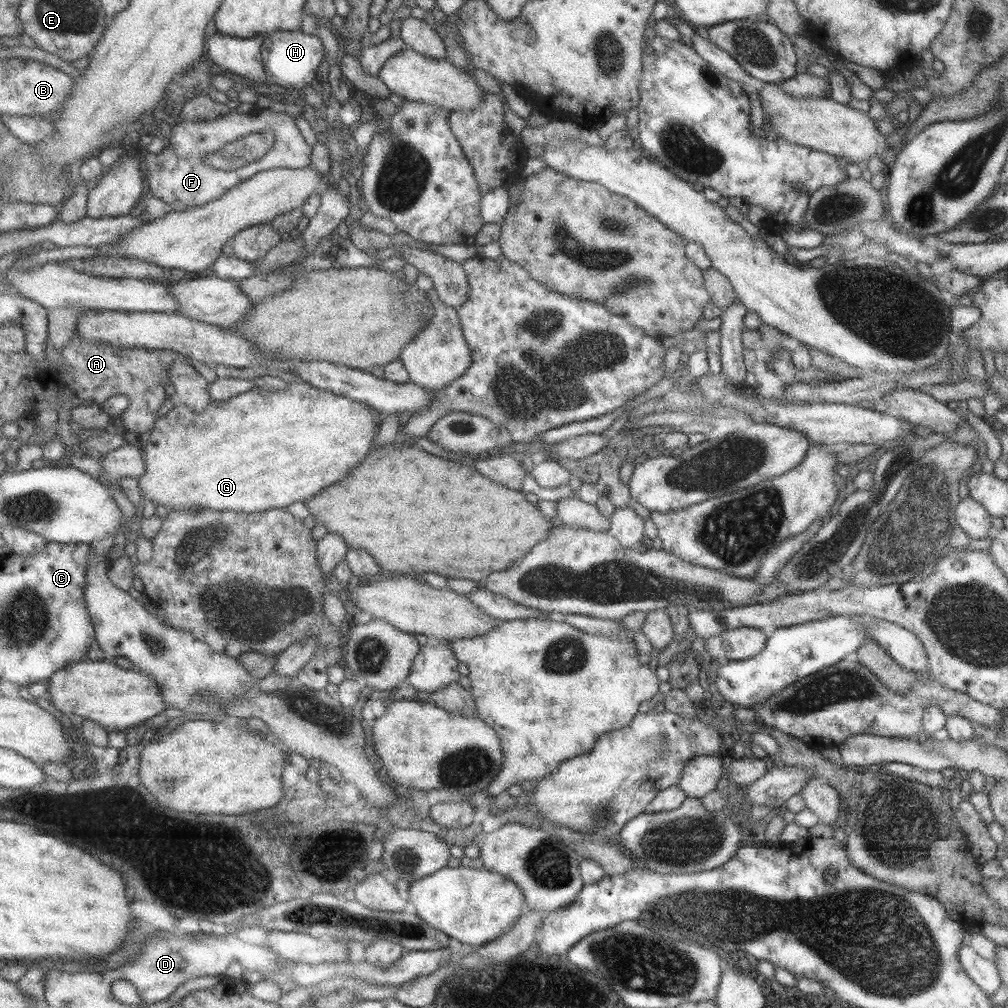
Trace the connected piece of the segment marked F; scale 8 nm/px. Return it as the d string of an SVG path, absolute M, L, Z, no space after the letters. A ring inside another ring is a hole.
M234 96L225 107L213 106L213 110L217 115L212 118L205 116L204 121L193 122L187 118L179 120L168 133L169 147L160 153L151 153L147 158L151 166L147 168L146 176L149 194L169 203L174 211L182 212L221 199L227 192L252 179L259 172L279 168L303 169L312 164L313 147L305 142L305 136L295 124L294 109L283 112L261 109L255 104L241 102ZM263 130L274 132L275 144L261 160L229 171L215 169L207 164L207 153L219 151L227 143L237 142L243 136Z

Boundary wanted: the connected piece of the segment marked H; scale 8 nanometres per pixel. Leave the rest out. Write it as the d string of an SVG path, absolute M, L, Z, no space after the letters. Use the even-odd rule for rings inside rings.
M303 30L273 31L263 40L262 57L265 58L267 72L271 76L277 77L277 84L287 87L291 81L291 86L297 86L299 82L295 82L295 80L301 80L301 78L309 80L309 78L316 77L321 62L325 60L325 46L323 46L321 38L314 33L306 33Z

